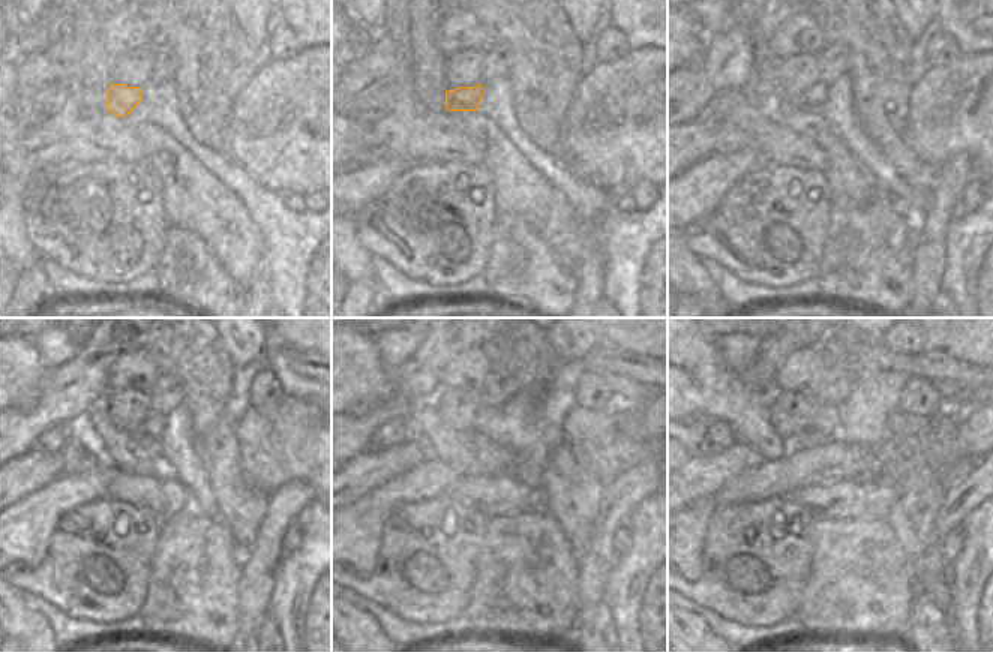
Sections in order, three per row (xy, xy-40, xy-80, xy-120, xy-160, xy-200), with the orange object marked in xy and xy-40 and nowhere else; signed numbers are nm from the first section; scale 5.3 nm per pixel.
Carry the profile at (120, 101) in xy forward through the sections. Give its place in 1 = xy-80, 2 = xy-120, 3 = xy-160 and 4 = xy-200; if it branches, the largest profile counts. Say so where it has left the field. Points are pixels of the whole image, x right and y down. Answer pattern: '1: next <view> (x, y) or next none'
1: next xy-80 (813, 98)
2: next xy-120 (152, 426)
3: next xy-160 (491, 423)
4: next xy-200 (825, 421)

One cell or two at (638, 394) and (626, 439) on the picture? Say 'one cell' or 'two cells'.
two cells

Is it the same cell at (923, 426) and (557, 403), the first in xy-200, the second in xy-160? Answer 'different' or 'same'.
different

